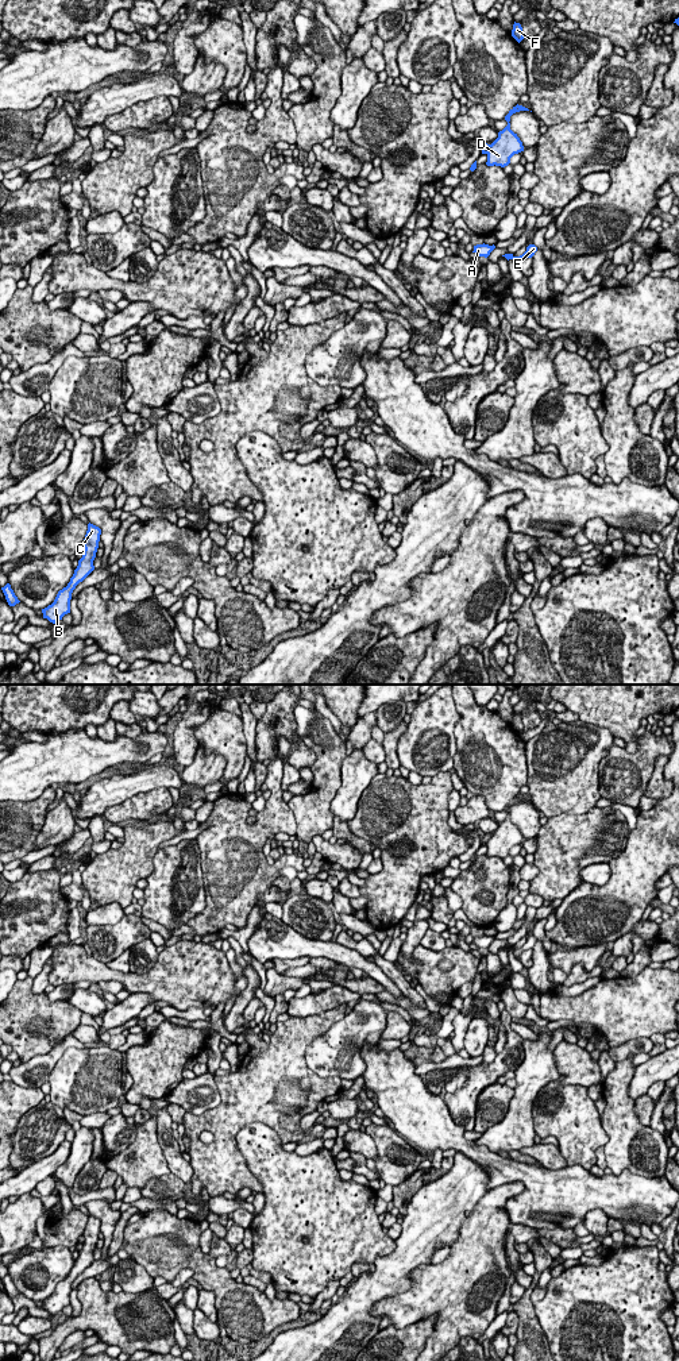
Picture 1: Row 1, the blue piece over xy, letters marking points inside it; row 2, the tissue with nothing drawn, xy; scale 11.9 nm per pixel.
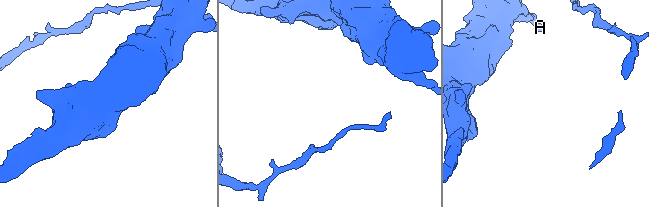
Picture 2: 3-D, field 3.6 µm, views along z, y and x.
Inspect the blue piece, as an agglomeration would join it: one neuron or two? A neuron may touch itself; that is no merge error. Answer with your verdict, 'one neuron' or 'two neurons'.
two neurons

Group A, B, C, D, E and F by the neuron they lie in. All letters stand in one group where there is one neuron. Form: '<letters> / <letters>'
A D E F / B C

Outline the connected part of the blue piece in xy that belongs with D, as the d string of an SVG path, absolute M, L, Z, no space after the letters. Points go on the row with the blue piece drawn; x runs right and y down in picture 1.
M517 104L505 116L508 126L502 131L498 132L498 138L491 144L489 144L489 149L486 151L487 154L486 165L487 166L495 165L495 166L505 167L510 163L510 158L514 154L524 151L522 142L520 140L517 134L514 134L510 130L510 123L509 123L510 116L520 111L529 111L529 109Z

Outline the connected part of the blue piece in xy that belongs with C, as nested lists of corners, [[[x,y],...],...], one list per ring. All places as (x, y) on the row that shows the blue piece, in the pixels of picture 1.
[[[88,524],[88,531],[84,539],[84,555],[78,560],[78,566],[74,570],[73,577],[66,587],[58,591],[54,602],[47,608],[42,609],[43,618],[55,624],[67,613],[70,613],[72,593],[76,586],[82,582],[93,570],[93,560],[99,548],[101,529],[93,524]]]

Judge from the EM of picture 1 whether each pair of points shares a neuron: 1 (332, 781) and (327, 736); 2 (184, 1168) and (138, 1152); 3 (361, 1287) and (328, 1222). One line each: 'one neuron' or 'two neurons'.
1: one neuron
2: two neurons
3: two neurons

